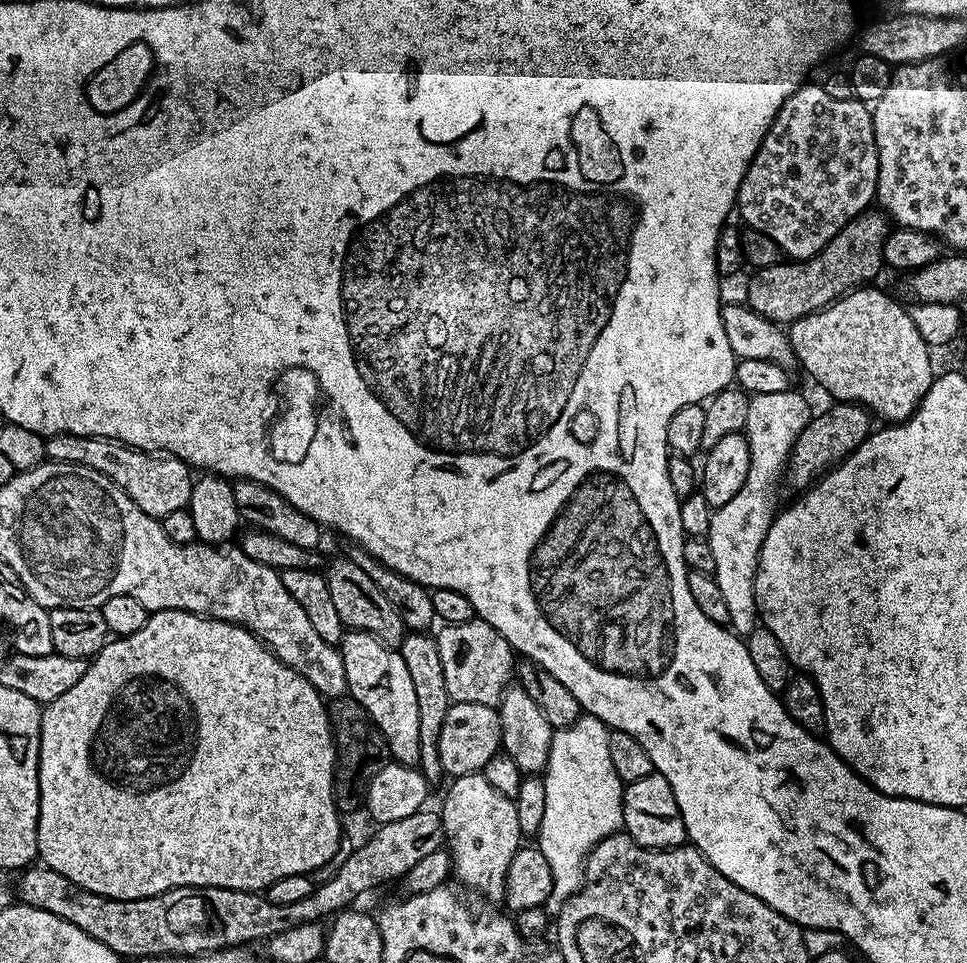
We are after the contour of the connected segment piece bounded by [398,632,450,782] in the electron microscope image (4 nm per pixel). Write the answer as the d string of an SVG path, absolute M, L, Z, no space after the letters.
M408 632L398 651L406 670L410 674L410 683L418 698L418 738L420 739L420 763L418 765L424 777L436 782L442 776L438 752L438 738L442 734L442 722L446 722L446 710L449 706L446 677L442 674L442 654L438 654L438 642L435 635L428 632Z

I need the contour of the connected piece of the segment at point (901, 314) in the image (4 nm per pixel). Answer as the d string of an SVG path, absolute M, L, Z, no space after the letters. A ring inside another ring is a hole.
M861 286L846 296L841 296L839 300L829 304L827 308L819 311L812 312L808 316L803 316L800 320L792 321L790 327L787 329L788 341L792 343L792 349L796 355L799 367L805 368L830 395L836 396L837 401L851 402L853 404L862 404L868 409L869 413L881 416L881 421L884 422L899 422L902 420L909 420L916 412L916 408L922 402L924 395L930 390L932 381L934 379L934 371L932 372L932 356L930 347L925 342L918 330L915 328L914 322L911 320L911 314L907 307L902 306L896 300L891 300L884 292L879 292L876 286Z

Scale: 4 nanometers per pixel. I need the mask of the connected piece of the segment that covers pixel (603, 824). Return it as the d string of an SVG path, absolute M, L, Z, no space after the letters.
M582 714L570 726L553 731L550 758L542 779L546 790L546 810L543 811L542 824L538 833L538 847L546 856L553 875L553 890L546 903L549 913L559 913L567 900L584 883L584 861L592 852L592 847L602 838L612 836L624 826L624 790L614 766L610 762L610 742L607 724L597 716Z

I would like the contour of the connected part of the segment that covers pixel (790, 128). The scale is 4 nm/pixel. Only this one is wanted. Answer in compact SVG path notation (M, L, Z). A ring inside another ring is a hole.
M812 83L784 100L742 178L734 205L747 227L766 234L785 257L796 262L818 254L842 226L865 211L876 200L878 182L878 150L869 105L855 98L830 98L823 86Z

